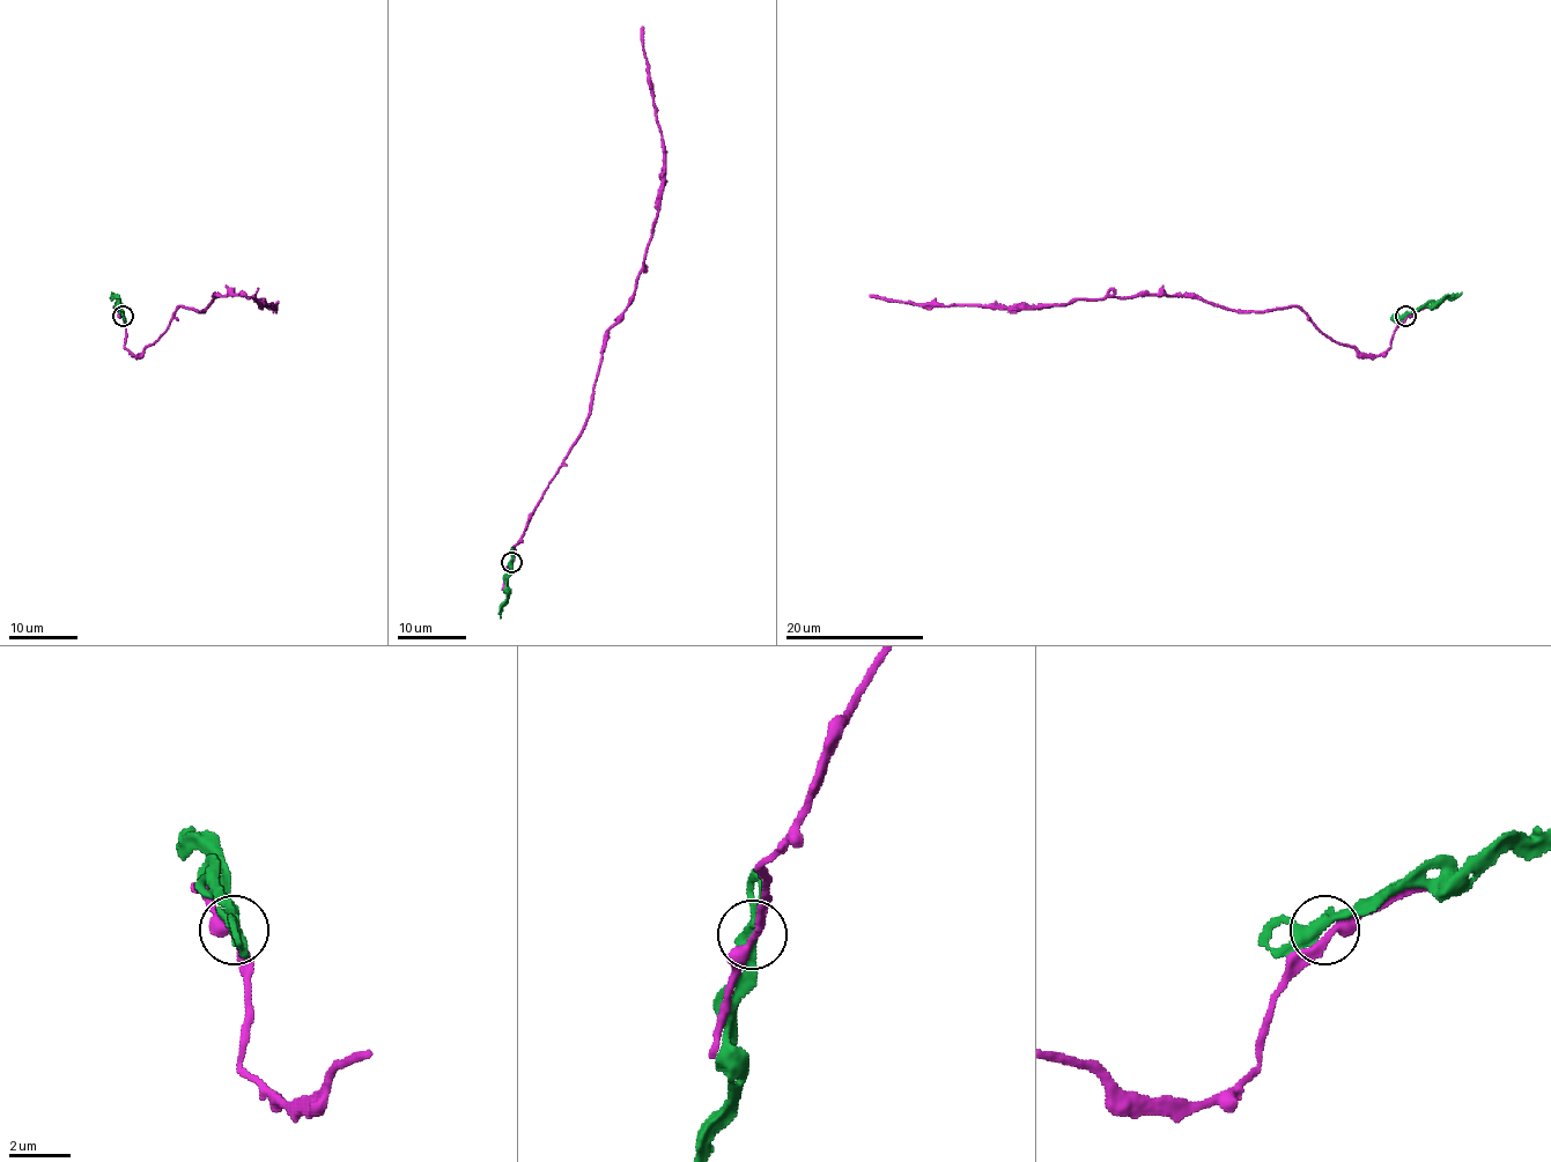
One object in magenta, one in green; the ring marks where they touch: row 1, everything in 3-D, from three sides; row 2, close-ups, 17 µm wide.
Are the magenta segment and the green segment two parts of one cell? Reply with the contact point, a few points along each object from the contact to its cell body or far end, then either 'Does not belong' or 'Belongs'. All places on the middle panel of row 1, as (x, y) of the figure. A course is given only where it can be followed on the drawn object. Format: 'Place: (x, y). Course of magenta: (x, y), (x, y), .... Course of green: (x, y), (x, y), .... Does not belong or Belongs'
Place: (511, 562). Course of magenta: (511, 563), (512, 548), (589, 415), (606, 331), (634, 293), (657, 212), (663, 137), (642, 27). Course of green: (511, 562), (501, 619). Does not belong

